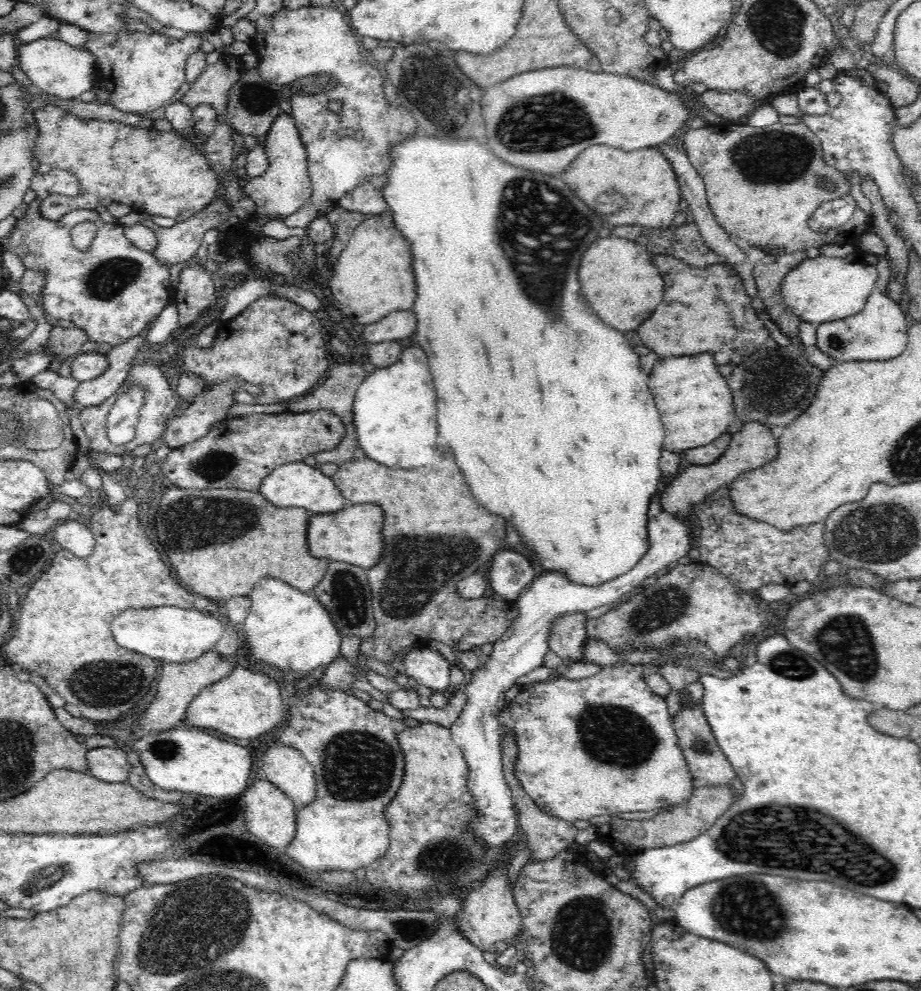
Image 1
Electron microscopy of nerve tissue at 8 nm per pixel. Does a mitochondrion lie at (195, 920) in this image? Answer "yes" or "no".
yes

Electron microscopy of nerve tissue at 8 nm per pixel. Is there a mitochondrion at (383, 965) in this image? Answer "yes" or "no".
no

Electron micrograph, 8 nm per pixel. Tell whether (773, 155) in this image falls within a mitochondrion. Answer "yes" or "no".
yes

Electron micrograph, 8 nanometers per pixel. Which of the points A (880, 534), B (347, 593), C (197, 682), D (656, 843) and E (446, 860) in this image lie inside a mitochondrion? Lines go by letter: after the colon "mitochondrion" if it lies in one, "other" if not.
A: mitochondrion
B: mitochondrion
C: other
D: other
E: mitochondrion

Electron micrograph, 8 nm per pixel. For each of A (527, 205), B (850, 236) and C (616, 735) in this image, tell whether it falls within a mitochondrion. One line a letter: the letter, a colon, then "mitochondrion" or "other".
A: mitochondrion
B: other
C: mitochondrion

